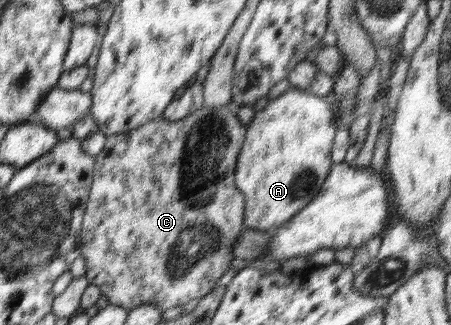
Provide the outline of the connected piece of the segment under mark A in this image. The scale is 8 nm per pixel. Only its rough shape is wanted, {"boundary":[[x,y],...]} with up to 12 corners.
{"boundary":[[292,87],[247,125],[244,229],[276,229],[334,164],[331,102]]}

